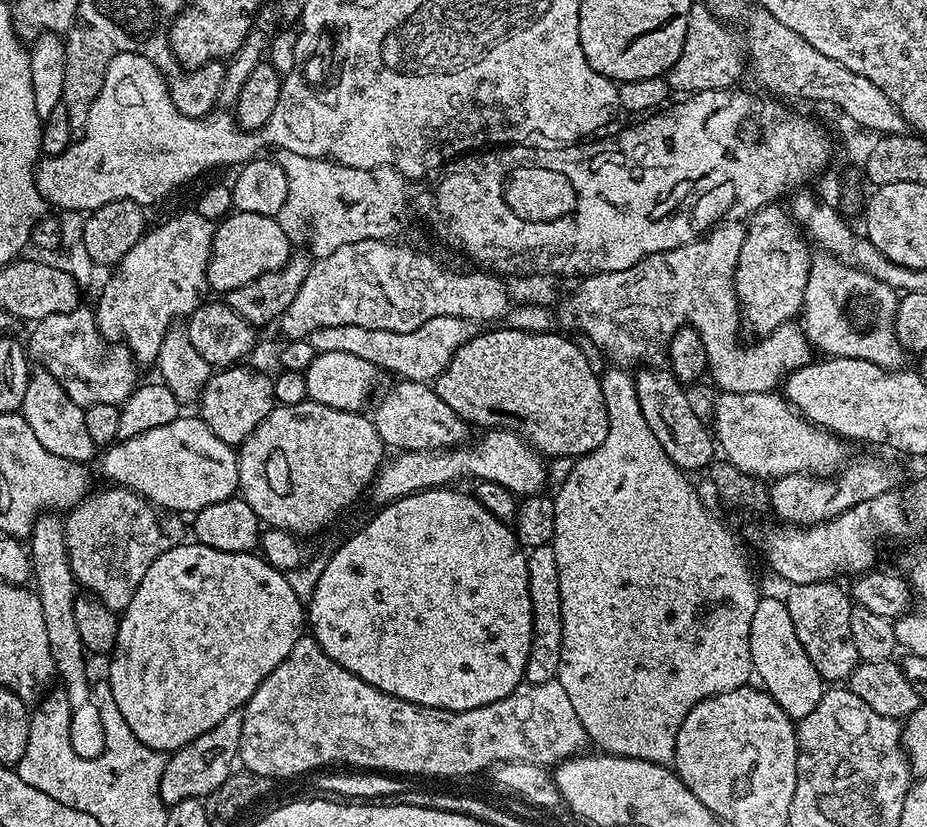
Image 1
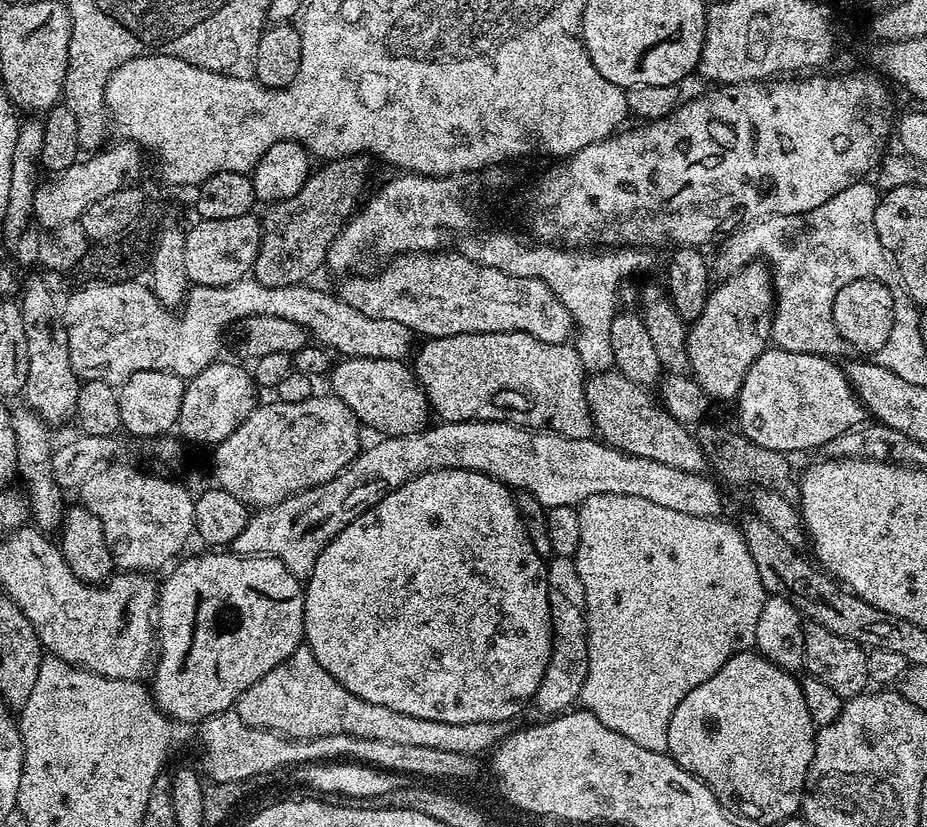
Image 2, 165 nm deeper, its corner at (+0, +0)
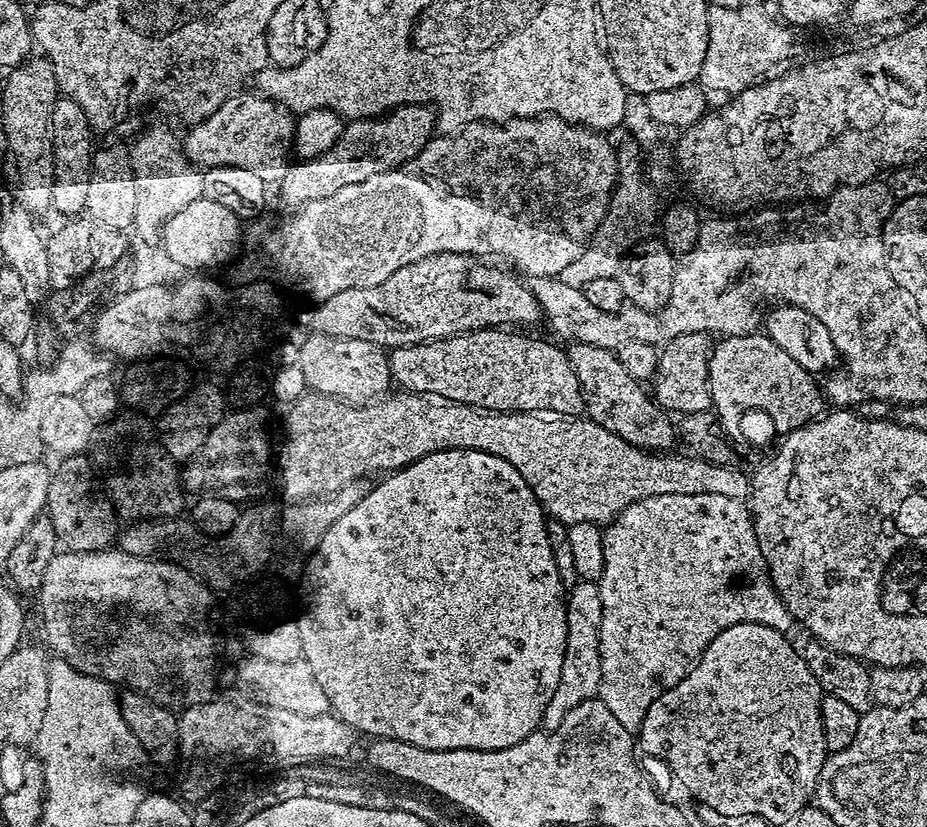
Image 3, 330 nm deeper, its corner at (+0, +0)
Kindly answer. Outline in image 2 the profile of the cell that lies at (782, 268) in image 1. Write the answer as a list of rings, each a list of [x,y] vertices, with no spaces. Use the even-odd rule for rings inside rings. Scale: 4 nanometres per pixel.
[[[753,262],[747,264],[741,272],[733,276],[723,277],[721,284],[711,289],[708,301],[702,314],[691,321],[688,328],[688,357],[690,358],[691,377],[696,384],[713,401],[735,401],[740,395],[740,387],[744,381],[746,370],[769,347],[772,338],[772,309],[774,307],[774,293],[772,290],[772,273],[767,264]]]

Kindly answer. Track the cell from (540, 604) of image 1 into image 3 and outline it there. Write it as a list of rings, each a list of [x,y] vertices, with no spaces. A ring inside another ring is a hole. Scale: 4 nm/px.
[[[577,579],[576,584],[567,589],[566,603],[566,650],[562,658],[562,678],[550,702],[546,702],[543,731],[553,732],[562,726],[562,718],[587,700],[597,699],[600,690],[600,623],[602,622],[602,598],[600,586],[594,580]]]

